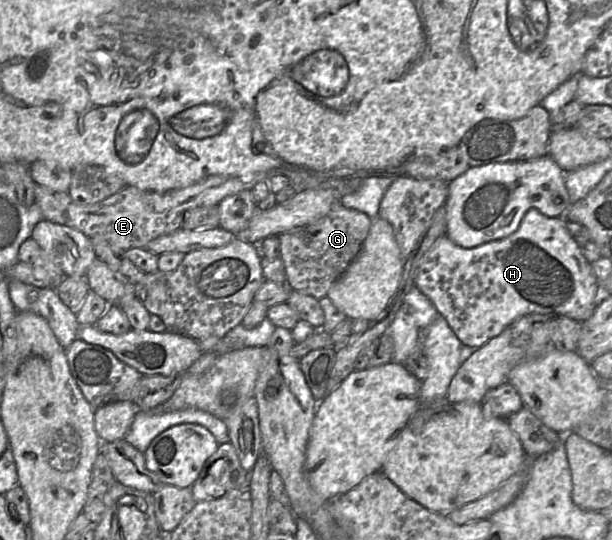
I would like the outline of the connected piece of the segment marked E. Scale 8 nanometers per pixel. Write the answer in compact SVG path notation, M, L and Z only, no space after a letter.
M273 169L264 172L255 172L240 177L209 176L206 179L181 189L167 192L152 192L126 186L109 198L92 205L75 203L67 192L52 191L44 186L35 186L35 202L39 205L43 220L54 222L62 226L82 232L89 239L101 237L112 248L124 251L133 248L144 248L151 240L170 234L182 227L185 214L198 207L216 206L228 196L251 190L260 181L272 176L284 175L290 185L276 193L278 204L285 203L296 193L308 189L330 189L336 192L341 199L354 192L361 179L335 179L314 177L302 171L291 169Z

